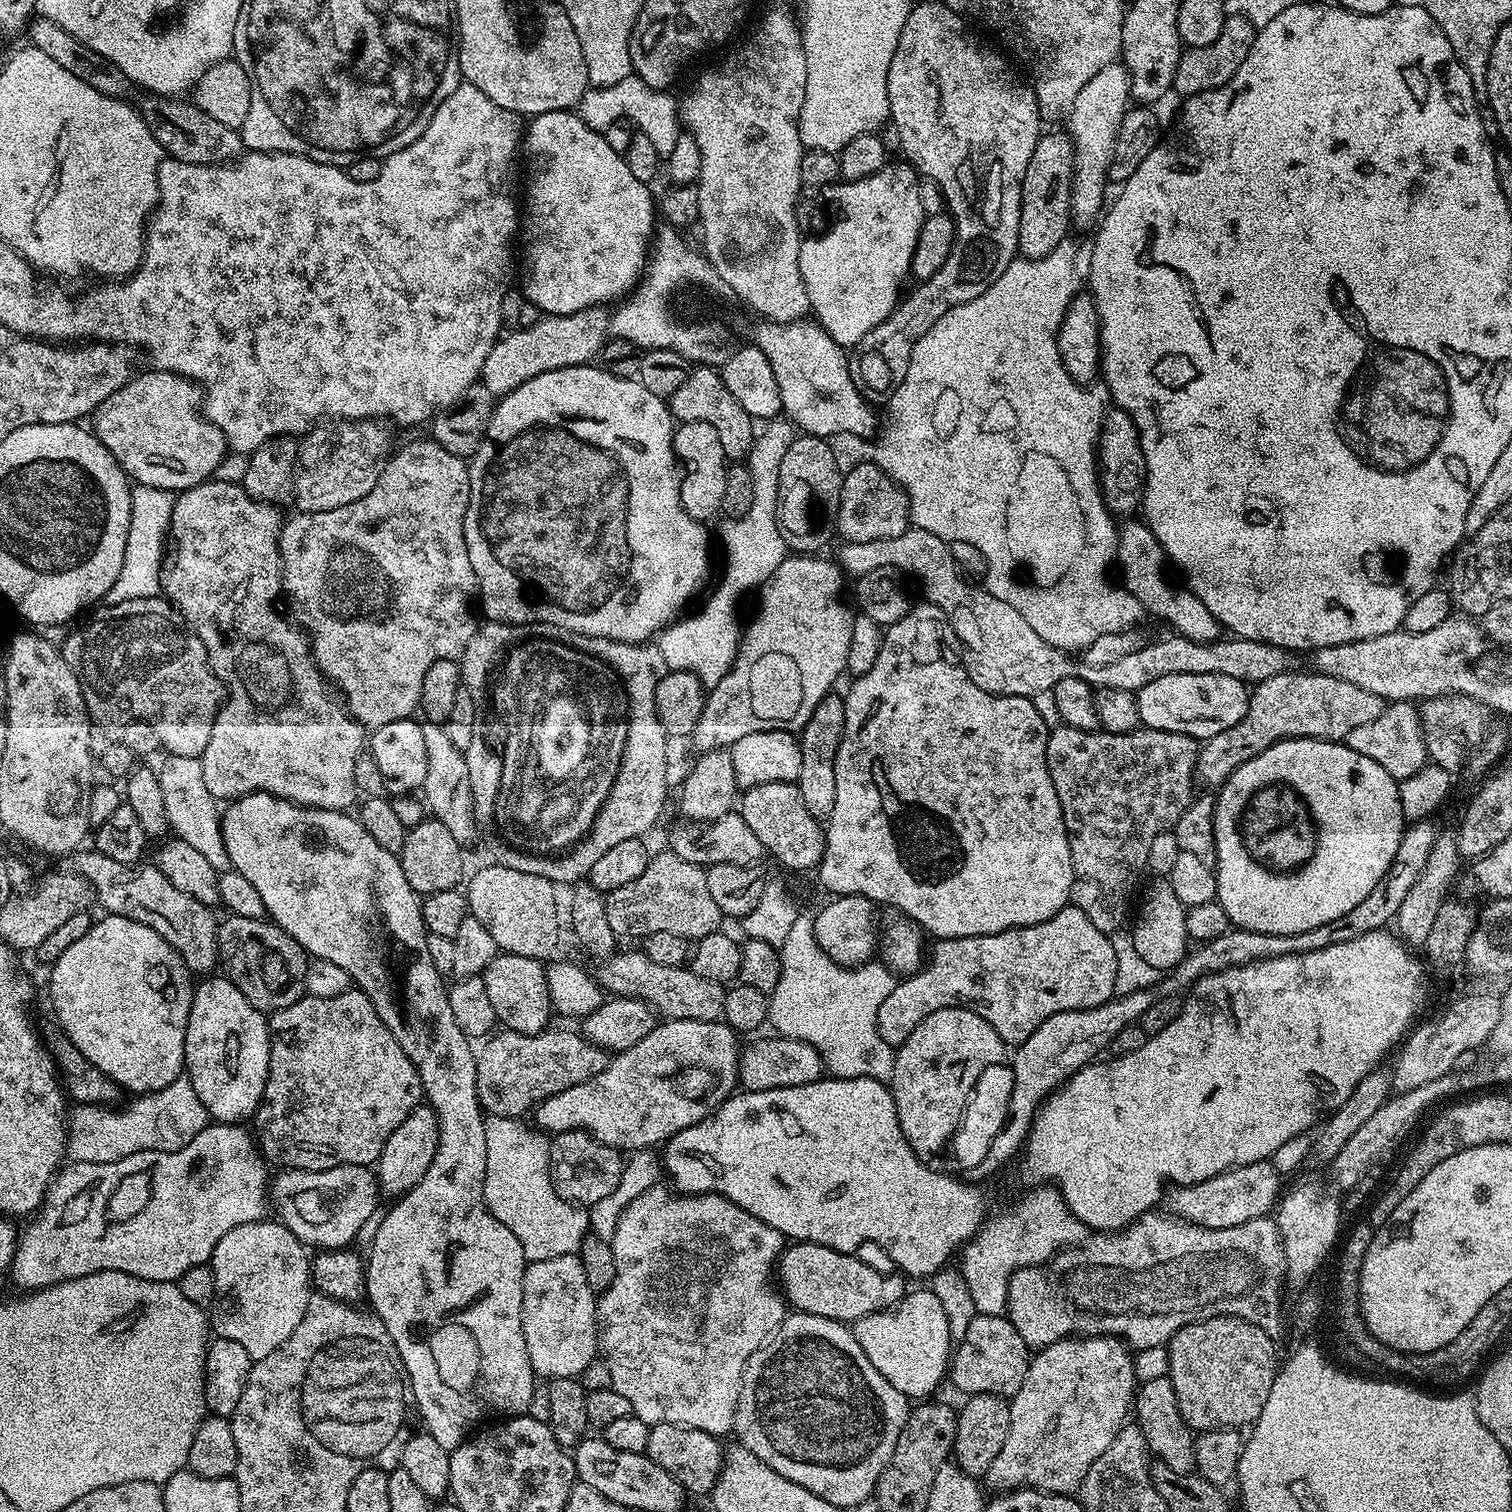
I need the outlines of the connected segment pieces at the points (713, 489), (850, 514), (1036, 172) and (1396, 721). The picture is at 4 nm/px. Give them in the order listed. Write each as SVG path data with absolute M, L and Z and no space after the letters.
M707 422L681 423L672 433L672 445L676 451L677 461L682 465L680 481L680 501L690 514L690 518L708 522L715 512L721 511L722 494L726 490L728 468L726 457L722 450L722 442L718 438L718 430Z
M875 462L856 464L843 473L835 531L839 535L841 532L845 541L874 542L878 538L898 538L898 534L909 526L907 494Z
M1045 131L1040 141L1034 146L1034 154L1030 154L1030 166L1026 166L1026 174L1022 178L1022 202L1020 203L1020 221L1018 222L1018 252L1023 259L1034 260L1037 256L1048 256L1063 240L1069 239L1068 224L1073 223L1072 207L1072 168L1076 165L1076 151L1072 145L1072 137L1067 131Z
M1407 700L1389 703L1383 714L1374 718L1374 722L1350 730L1343 743L1357 754L1370 758L1370 762L1378 762L1378 766L1382 766L1382 770L1386 770L1386 774L1393 776L1397 782L1410 778L1418 774L1418 770L1422 770L1430 760L1424 741L1424 721L1416 708L1415 703Z

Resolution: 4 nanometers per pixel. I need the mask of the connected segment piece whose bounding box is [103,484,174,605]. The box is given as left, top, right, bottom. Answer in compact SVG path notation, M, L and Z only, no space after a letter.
M136 484L132 488L132 513L130 530L126 538L126 558L122 562L120 577L104 595L105 605L126 602L134 598L150 598L161 591L162 565L166 560L164 539L167 541L170 536L173 499L173 493L161 488L151 488L145 484Z

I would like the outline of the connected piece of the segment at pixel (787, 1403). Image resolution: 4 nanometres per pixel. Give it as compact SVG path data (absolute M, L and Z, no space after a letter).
M793 1311L791 1314L785 1315L783 1324L772 1338L765 1342L748 1360L736 1407L734 1436L740 1439L737 1441L743 1447L749 1448L755 1456L762 1458L762 1462L766 1462L766 1466L770 1466L775 1472L782 1474L782 1478L790 1478L790 1482L798 1482L798 1486L810 1490L818 1498L822 1498L842 1510L848 1510L848 1508L858 1507L867 1496L869 1499L875 1493L878 1478L882 1474L882 1470L886 1470L886 1466L894 1454L898 1434L902 1434L902 1426L908 1420L909 1411L909 1397L894 1390L894 1386L890 1386L890 1382L886 1382L886 1378L882 1378L882 1374L878 1374L878 1370L874 1370L870 1358L866 1358L862 1346L858 1346L851 1327L845 1326L841 1321L822 1318L809 1312Z

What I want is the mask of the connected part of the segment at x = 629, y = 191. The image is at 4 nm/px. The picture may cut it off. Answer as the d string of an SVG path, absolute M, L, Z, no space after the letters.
M572 110L547 112L531 117L522 136L522 148L525 153L528 151L528 168L532 171L528 176L528 197L525 200L523 197L522 200L522 240L524 236L524 252L528 255L528 273L524 276L522 291L527 303L549 316L569 316L578 310L608 306L611 305L611 300L619 301L627 297L641 281L642 273L649 261L654 229L658 224L658 208L654 203L654 196L652 200L652 188L630 174L625 157L614 152L604 137L604 132L594 131L579 114Z

